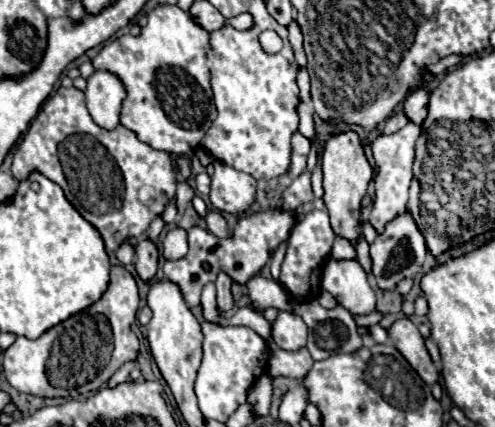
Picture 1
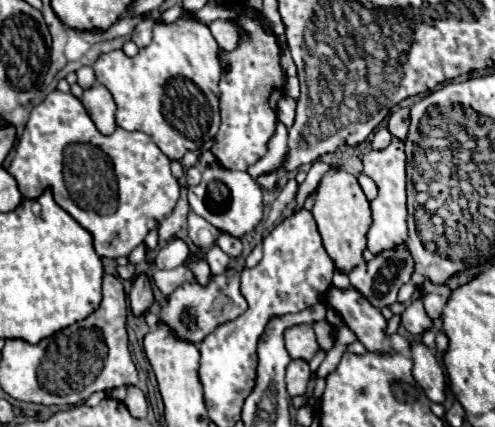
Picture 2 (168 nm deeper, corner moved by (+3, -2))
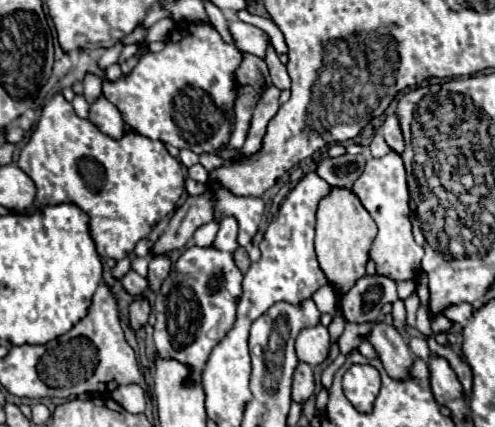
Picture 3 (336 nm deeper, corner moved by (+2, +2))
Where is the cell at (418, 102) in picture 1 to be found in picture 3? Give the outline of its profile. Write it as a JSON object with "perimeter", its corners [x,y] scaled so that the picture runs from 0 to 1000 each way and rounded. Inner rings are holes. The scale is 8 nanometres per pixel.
{"perimeter":[[[800,267],[780,272],[780,281],[776,281],[776,290],[772,290],[772,314],[776,314],[784,342],[788,342],[796,356],[812,361],[812,351],[816,351],[816,323],[812,323],[812,300],[808,300],[808,290],[804,290],[804,272],[800,272]]]}

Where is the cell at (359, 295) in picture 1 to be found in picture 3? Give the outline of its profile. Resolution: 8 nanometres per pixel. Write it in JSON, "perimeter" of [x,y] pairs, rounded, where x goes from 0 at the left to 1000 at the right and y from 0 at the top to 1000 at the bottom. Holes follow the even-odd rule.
{"perimeter":[[[756,754],[743,796],[752,801],[768,848],[792,885],[808,890],[824,881],[824,867],[836,848],[836,829],[796,763],[780,754]]]}

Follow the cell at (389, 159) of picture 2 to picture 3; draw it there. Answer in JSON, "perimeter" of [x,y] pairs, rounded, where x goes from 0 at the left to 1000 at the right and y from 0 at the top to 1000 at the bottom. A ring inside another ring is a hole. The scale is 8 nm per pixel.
{"perimeter":[[[784,356],[772,370],[743,370],[731,412],[711,436],[715,454],[731,468],[735,487],[747,496],[764,525],[764,548],[747,581],[747,604],[760,614],[764,642],[776,642],[792,656],[832,656],[848,632],[848,609],[857,585],[836,567],[828,534],[828,487],[824,487],[824,436],[820,403],[804,356]]]}

